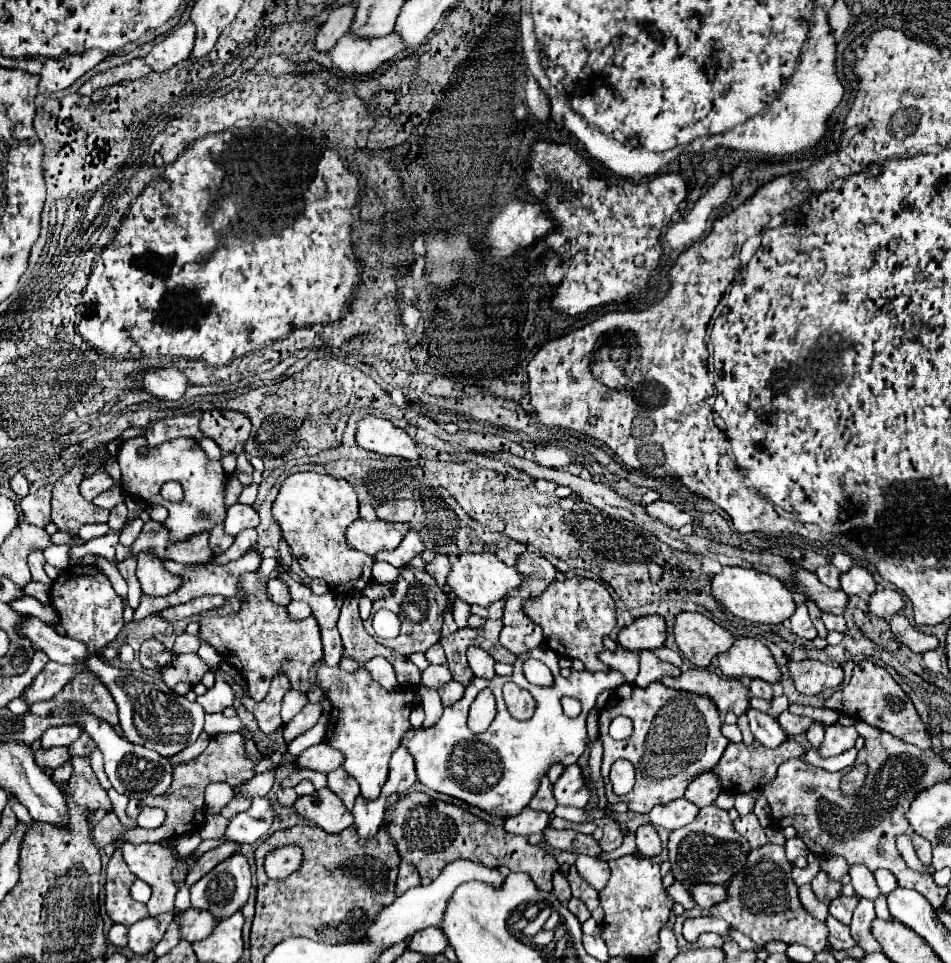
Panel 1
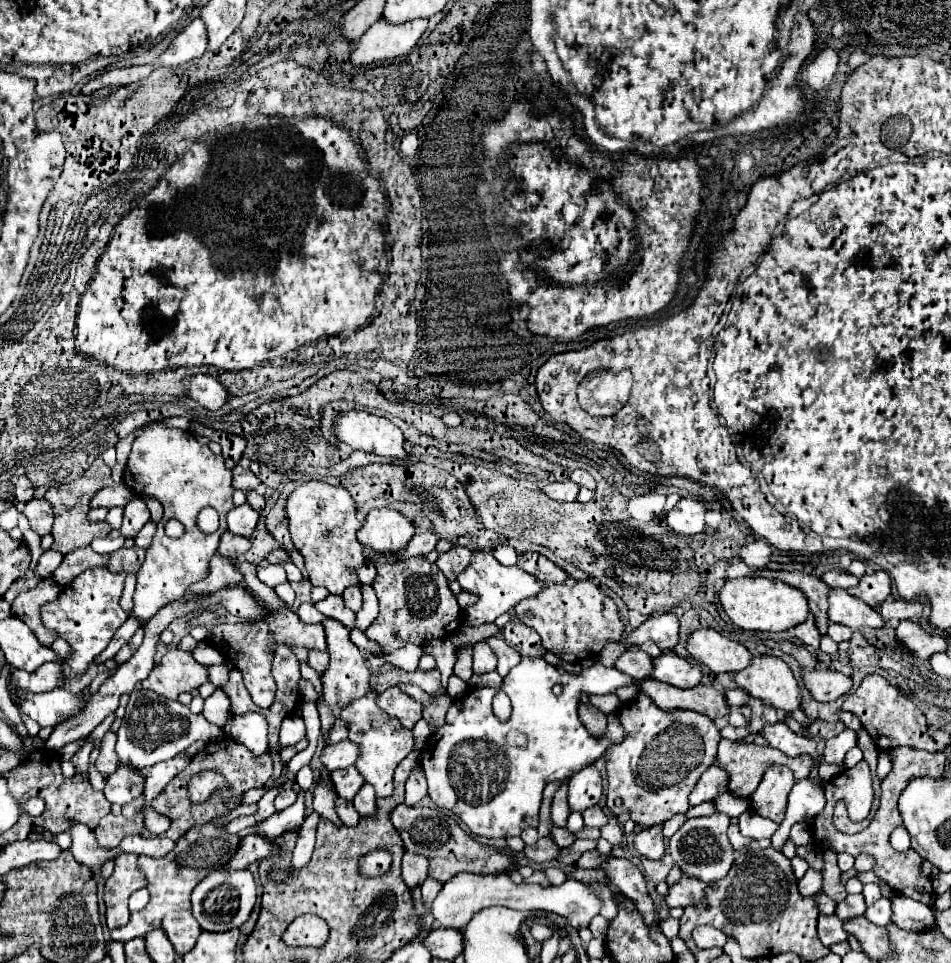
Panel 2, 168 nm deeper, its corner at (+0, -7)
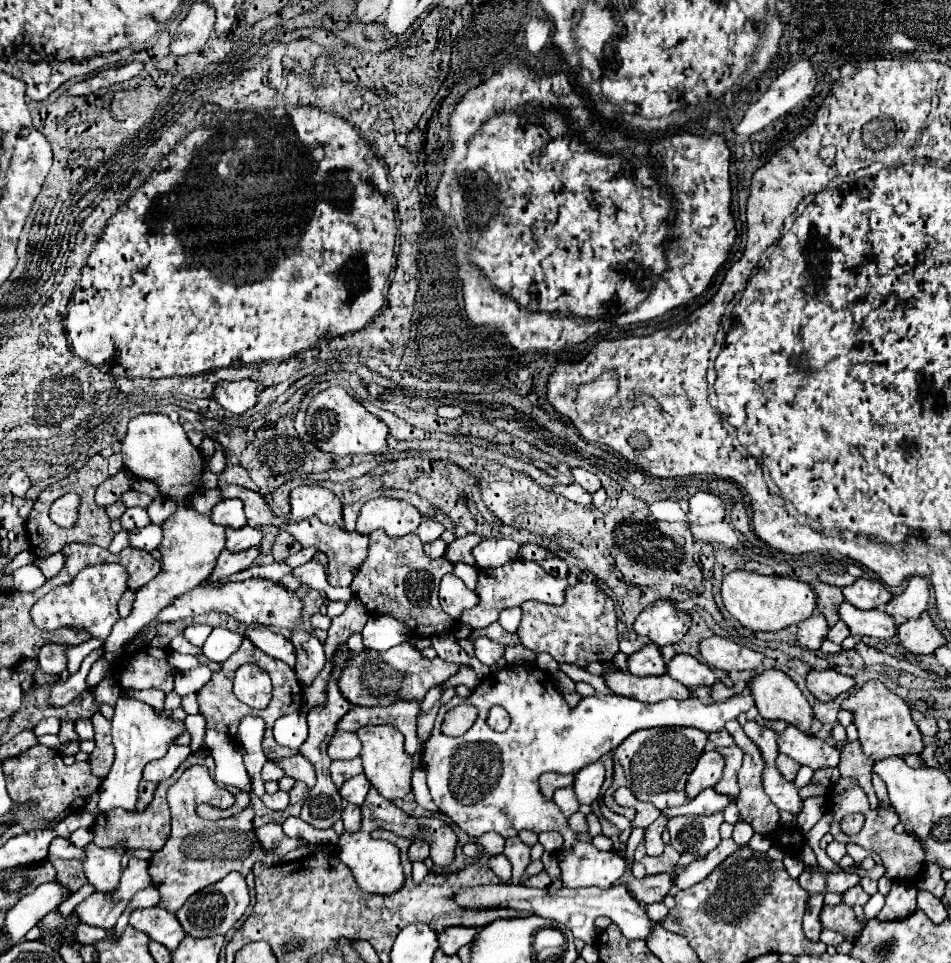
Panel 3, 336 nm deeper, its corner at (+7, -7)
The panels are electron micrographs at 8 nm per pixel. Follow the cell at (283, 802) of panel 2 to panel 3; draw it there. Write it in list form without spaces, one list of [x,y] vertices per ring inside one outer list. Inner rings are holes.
[[[278,790],[276,794],[264,794],[262,802],[270,808],[270,810],[284,810],[288,806],[288,794]]]

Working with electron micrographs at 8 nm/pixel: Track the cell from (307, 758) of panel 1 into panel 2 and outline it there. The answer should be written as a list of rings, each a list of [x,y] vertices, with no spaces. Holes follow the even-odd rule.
[[[343,740],[343,742],[337,742],[337,744],[327,744],[323,748],[321,762],[329,772],[333,772],[333,770],[339,770],[339,768],[353,766],[357,756],[359,756],[359,746],[351,740]]]

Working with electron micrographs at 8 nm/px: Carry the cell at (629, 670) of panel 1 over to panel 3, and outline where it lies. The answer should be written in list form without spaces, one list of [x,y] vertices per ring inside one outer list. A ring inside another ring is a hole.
[[[646,644],[640,652],[628,656],[628,672],[634,676],[664,674],[664,660],[656,644]]]

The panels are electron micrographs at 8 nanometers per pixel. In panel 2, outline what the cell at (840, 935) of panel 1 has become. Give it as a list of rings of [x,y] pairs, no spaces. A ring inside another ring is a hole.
[[[819,914],[819,940],[825,946],[831,946],[835,942],[847,940],[847,932],[843,930],[843,922],[835,914],[833,916]]]

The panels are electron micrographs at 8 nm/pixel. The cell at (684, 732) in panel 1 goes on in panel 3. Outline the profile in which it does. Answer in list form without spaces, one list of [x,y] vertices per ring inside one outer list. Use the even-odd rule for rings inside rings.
[[[646,728],[640,732],[634,732],[612,752],[614,756],[614,782],[604,794],[604,804],[606,808],[626,816],[628,820],[634,820],[636,810],[634,808],[620,808],[614,800],[612,794],[616,788],[626,786],[632,790],[632,794],[640,802],[650,802],[658,810],[664,808],[674,808],[682,806],[686,802],[684,794],[684,784],[688,776],[692,774],[698,758],[704,752],[704,746],[708,742],[708,734],[700,732],[696,728]]]

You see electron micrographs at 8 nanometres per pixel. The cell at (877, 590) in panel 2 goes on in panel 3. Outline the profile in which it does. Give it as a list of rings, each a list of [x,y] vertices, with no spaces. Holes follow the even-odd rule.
[[[858,578],[852,586],[846,586],[842,590],[846,602],[860,610],[872,610],[872,608],[884,608],[892,594],[888,588],[874,578]]]

